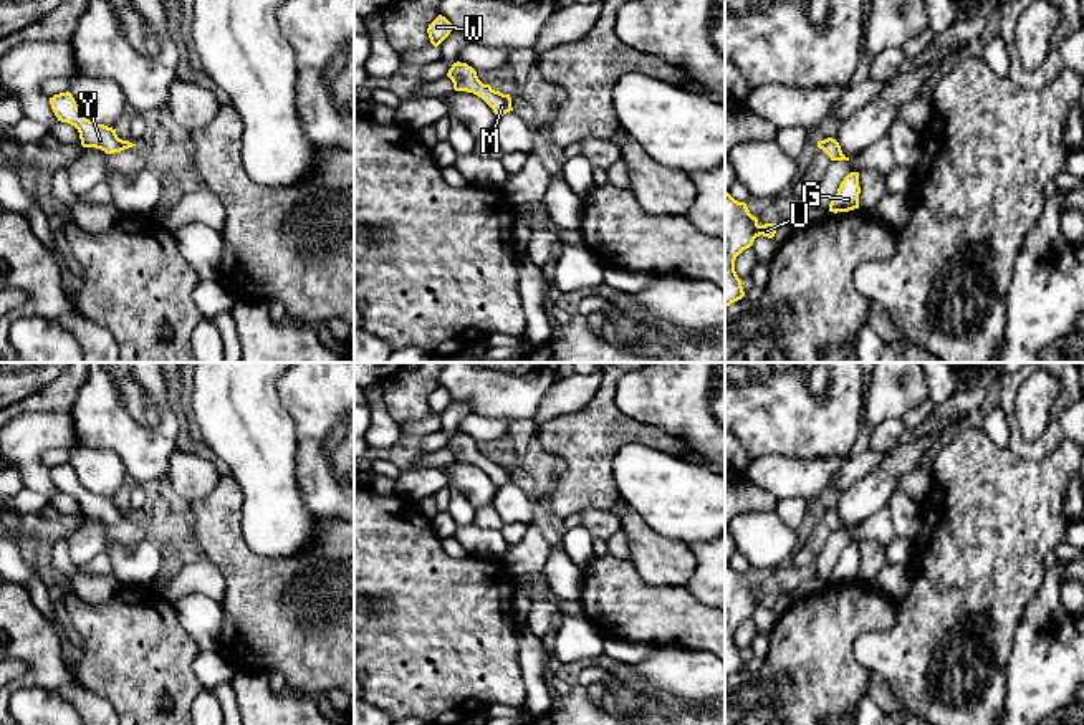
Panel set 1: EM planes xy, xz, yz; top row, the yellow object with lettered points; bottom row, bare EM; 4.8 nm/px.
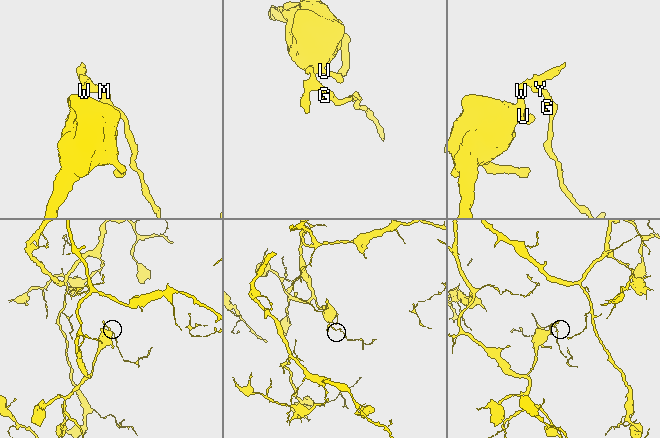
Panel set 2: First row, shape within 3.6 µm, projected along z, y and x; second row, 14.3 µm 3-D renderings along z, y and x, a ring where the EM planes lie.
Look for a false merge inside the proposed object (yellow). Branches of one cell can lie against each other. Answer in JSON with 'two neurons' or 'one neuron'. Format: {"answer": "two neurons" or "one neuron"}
{"answer": "one neuron"}

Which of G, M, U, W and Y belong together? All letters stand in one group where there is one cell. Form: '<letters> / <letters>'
G M U W Y

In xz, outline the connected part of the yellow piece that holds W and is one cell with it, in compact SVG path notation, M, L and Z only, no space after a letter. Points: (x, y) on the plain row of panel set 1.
M439 386L427 399L430 414L437 419L452 402L452 394Z

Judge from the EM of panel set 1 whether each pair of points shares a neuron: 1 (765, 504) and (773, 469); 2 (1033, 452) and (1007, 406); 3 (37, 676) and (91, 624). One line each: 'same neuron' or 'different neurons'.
1: different neurons
2: same neuron
3: different neurons

